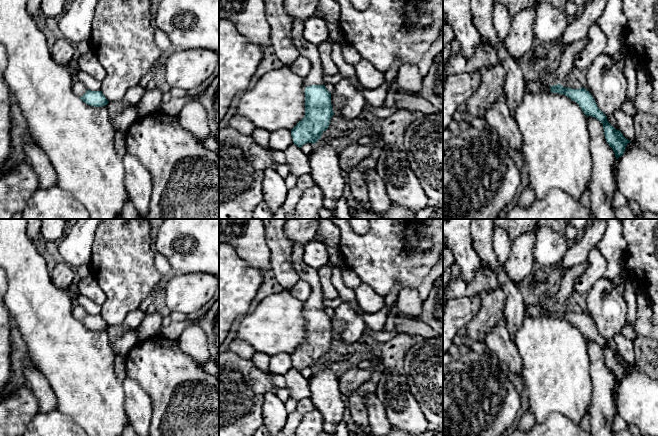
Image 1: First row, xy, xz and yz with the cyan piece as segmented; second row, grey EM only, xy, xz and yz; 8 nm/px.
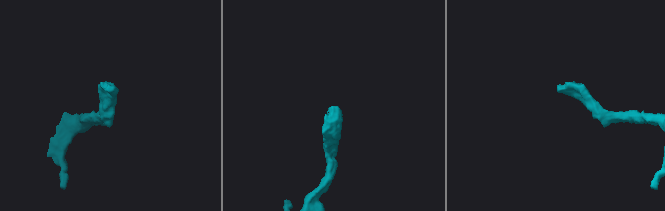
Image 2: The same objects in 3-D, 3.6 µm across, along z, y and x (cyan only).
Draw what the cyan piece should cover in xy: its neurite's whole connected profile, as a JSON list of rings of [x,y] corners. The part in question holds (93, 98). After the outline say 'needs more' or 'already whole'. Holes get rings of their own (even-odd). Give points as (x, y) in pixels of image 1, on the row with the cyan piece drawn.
[[[78,80],[74,81],[73,92],[90,106],[102,107],[106,106],[109,102],[101,91],[88,90],[86,86]]]; needs more

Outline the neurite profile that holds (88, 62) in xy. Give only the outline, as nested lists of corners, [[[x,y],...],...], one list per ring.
[[[93,51],[80,54],[76,64],[78,70],[88,73],[99,81],[106,77],[106,71]]]

